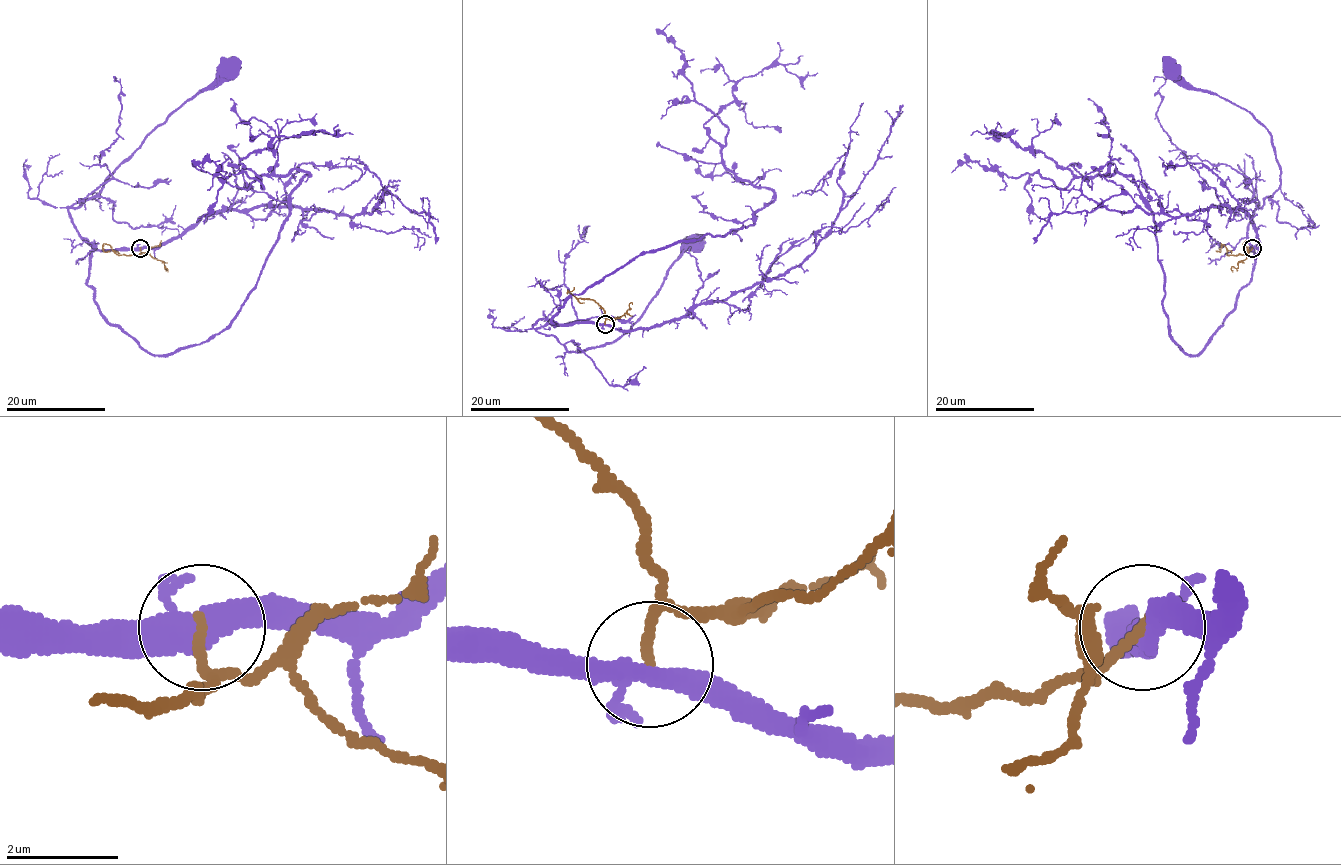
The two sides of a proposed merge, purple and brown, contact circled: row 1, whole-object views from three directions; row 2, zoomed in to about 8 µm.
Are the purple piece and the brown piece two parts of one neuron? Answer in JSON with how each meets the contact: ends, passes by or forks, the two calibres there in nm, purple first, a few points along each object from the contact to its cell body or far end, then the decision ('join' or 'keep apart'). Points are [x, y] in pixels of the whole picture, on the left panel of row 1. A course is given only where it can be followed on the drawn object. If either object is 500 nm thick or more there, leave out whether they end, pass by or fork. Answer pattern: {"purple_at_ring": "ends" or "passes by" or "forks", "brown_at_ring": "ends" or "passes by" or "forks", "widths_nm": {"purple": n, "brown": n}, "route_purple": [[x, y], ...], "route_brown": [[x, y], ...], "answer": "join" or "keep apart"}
{"purple_at_ring": "forks", "brown_at_ring": "ends", "widths_nm": {"purple": 340, "brown": 170}, "route_purple": [[141, 248], [95, 249], [75, 226], [69, 208], [90, 200], [149, 134], [231, 65]], "route_brown": [[141, 248], [139, 254], [131, 255], [117, 254], [107, 244], [102, 247], [105, 252], [110, 250]], "answer": "keep apart"}

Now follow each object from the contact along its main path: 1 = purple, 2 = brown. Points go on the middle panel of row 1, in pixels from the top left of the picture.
1: (605, 324), (540, 319), (533, 328), (554, 336), (568, 351), (614, 342), (641, 316), (684, 248), (695, 246)
2: (605, 324), (604, 310), (595, 302), (567, 293), (574, 287)

